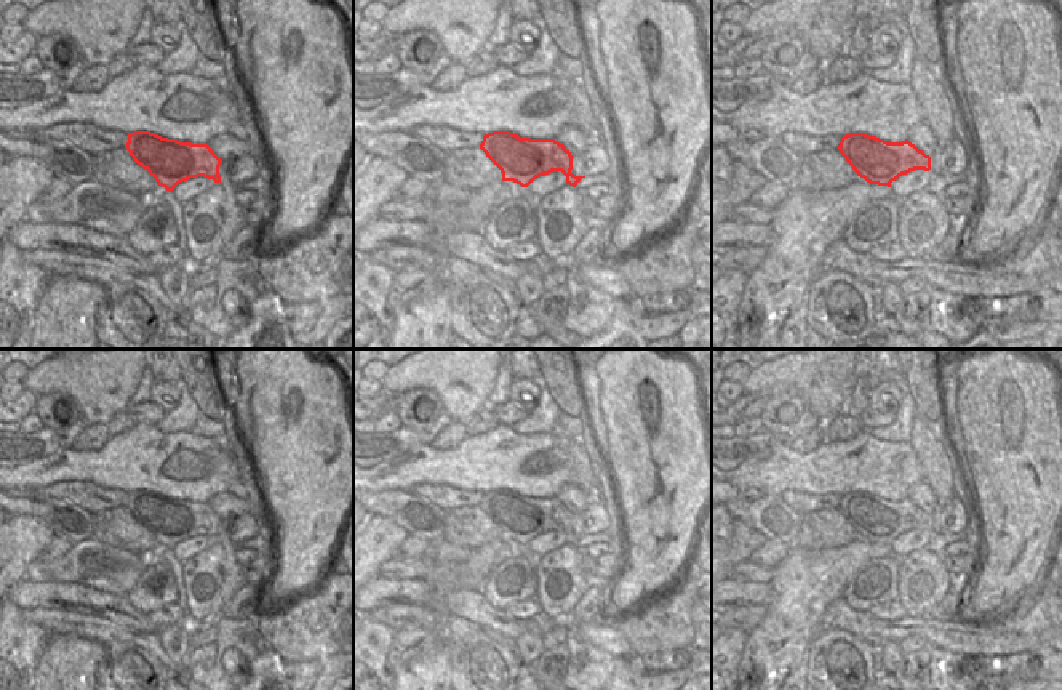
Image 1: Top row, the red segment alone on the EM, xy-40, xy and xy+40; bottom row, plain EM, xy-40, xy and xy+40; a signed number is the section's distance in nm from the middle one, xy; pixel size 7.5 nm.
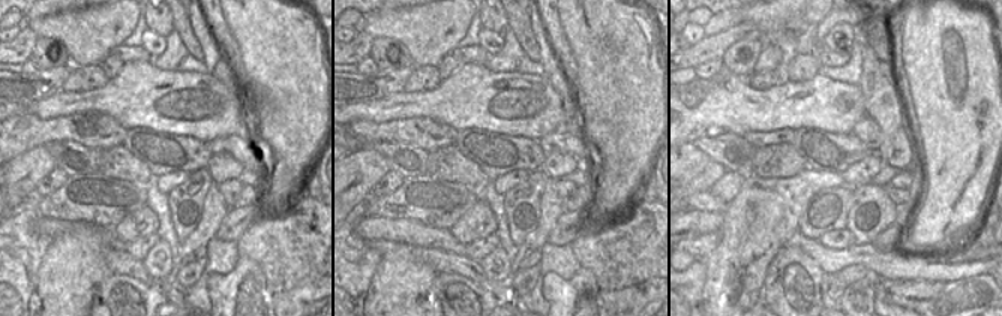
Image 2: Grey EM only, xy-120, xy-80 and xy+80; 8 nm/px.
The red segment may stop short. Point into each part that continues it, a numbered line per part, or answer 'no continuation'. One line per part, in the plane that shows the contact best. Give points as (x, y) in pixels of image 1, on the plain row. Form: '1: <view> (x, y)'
no continuation

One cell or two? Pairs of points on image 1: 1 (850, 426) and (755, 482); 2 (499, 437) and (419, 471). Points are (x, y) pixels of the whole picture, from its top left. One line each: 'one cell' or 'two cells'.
1: two cells
2: one cell

